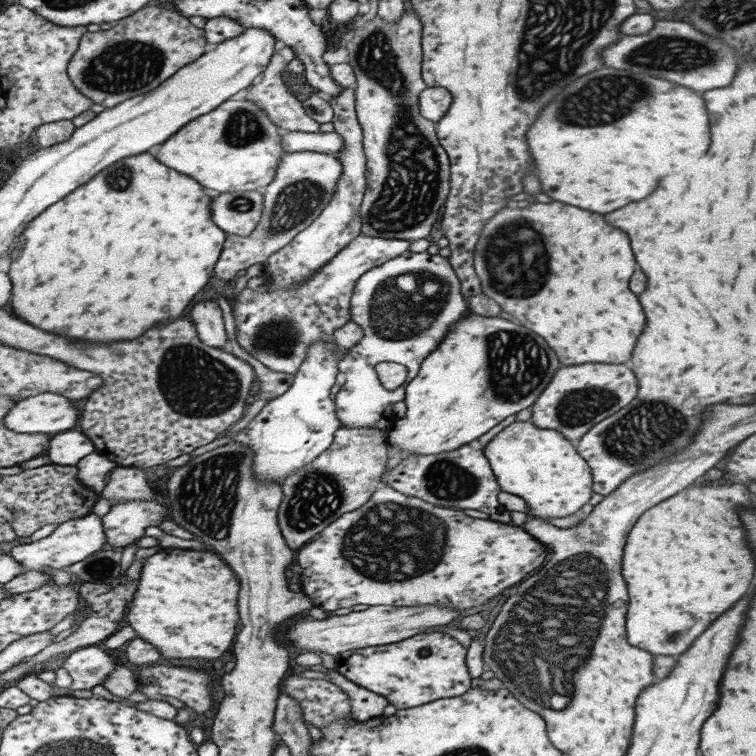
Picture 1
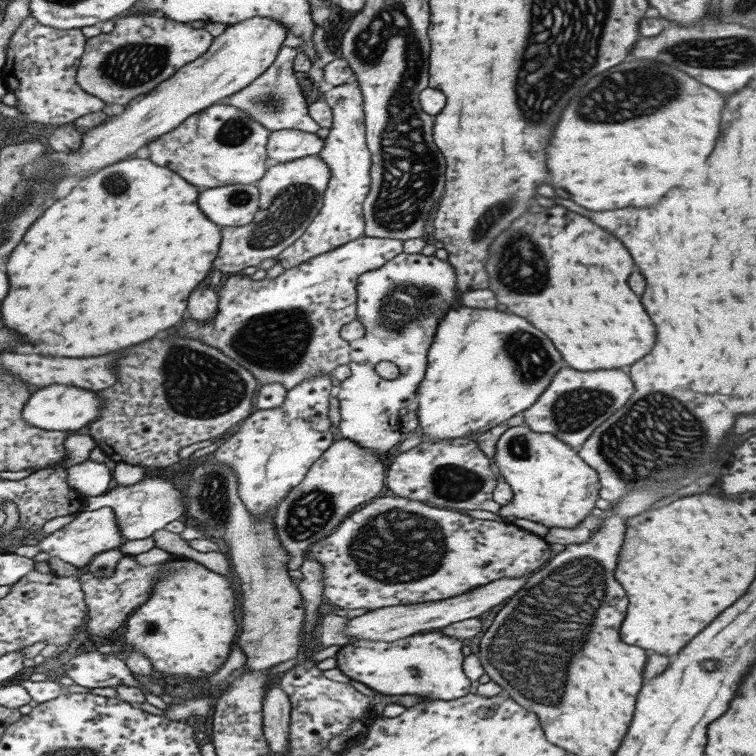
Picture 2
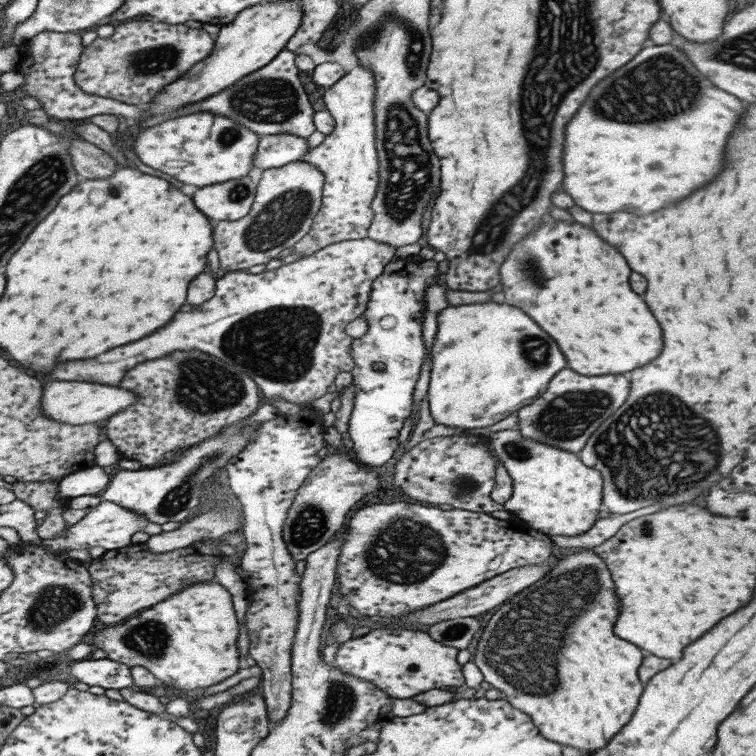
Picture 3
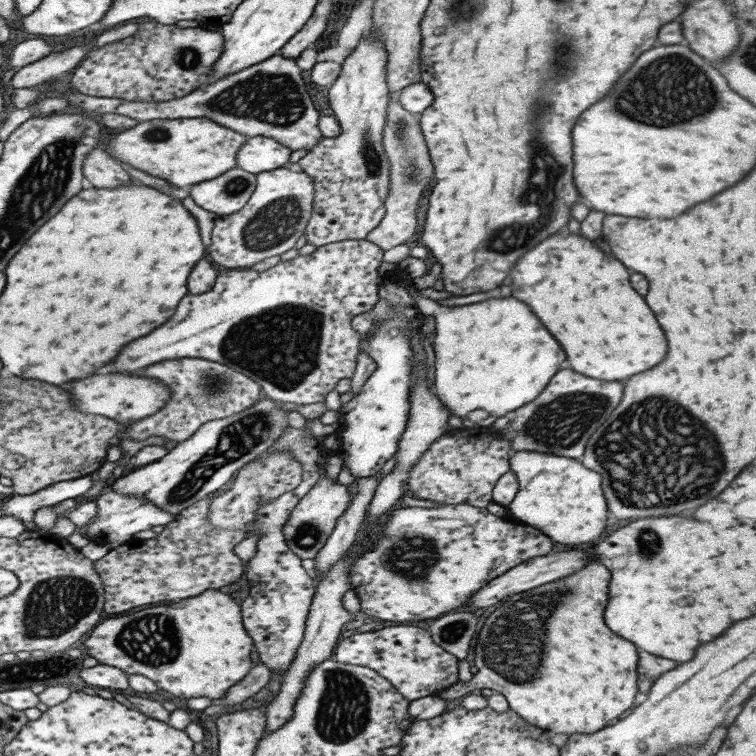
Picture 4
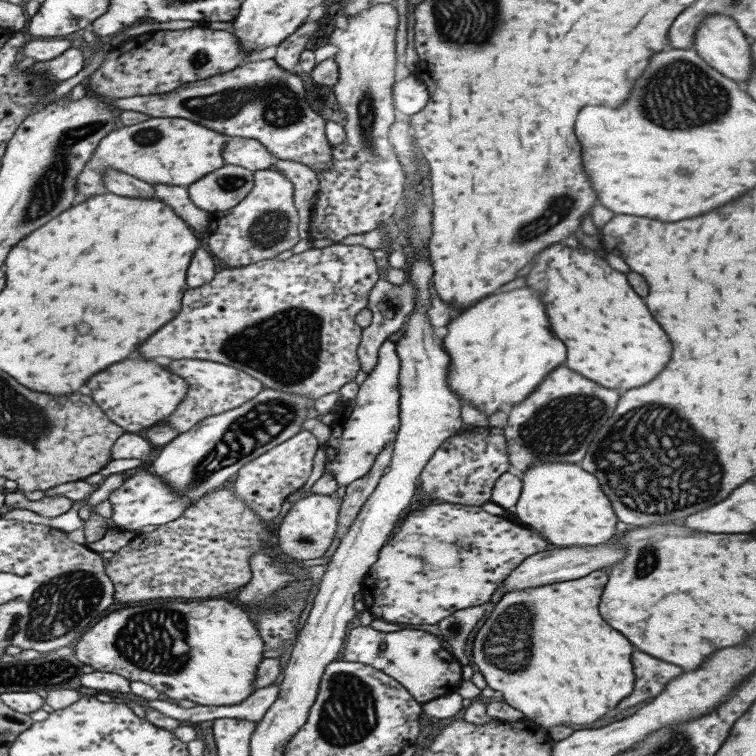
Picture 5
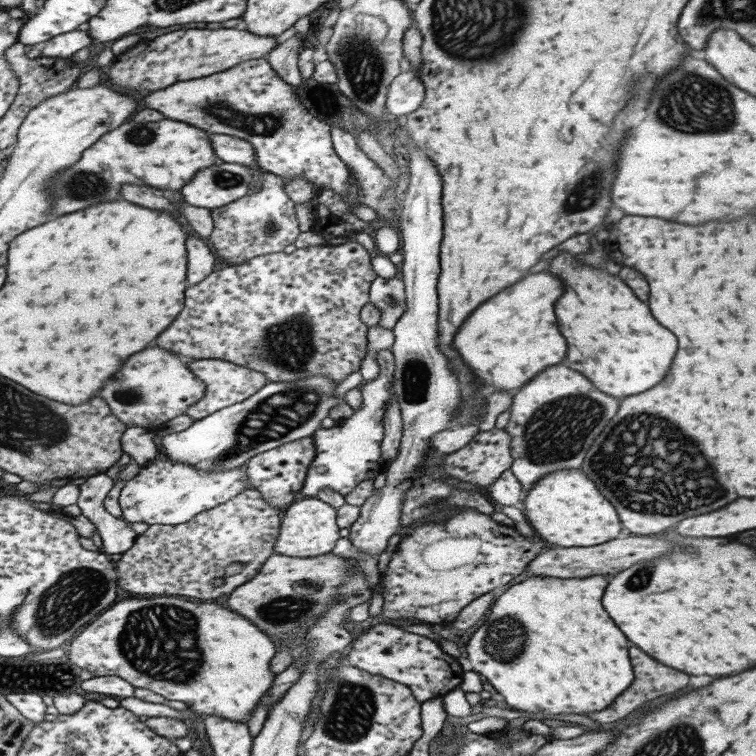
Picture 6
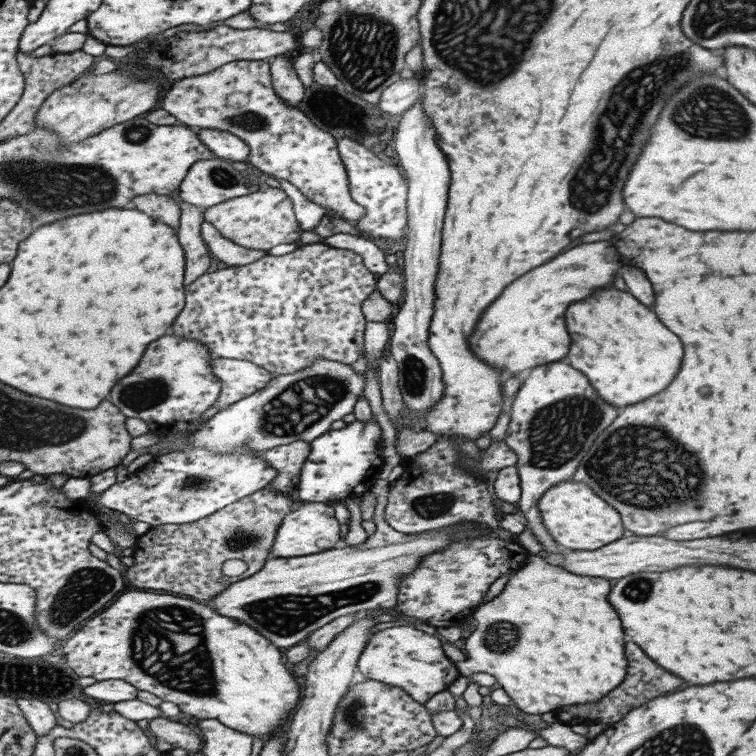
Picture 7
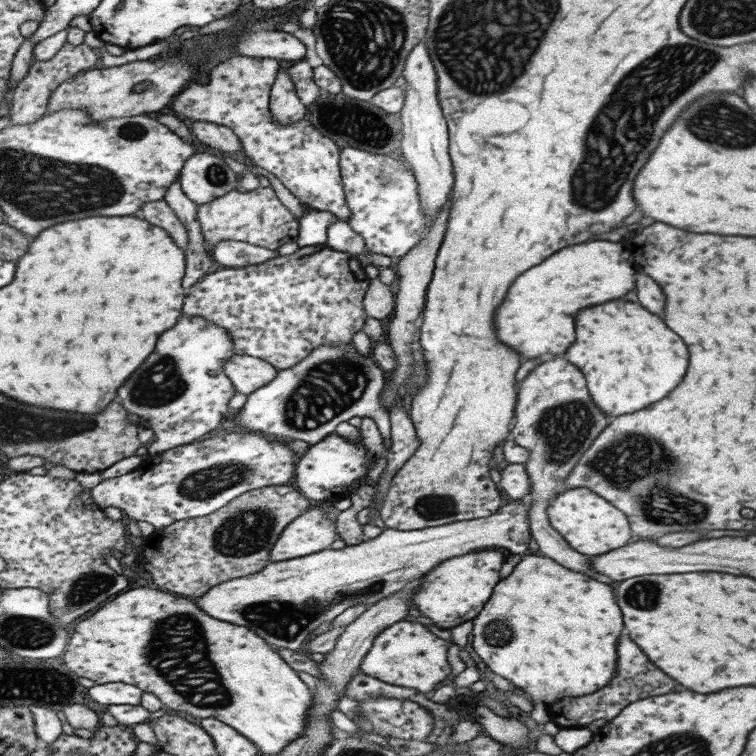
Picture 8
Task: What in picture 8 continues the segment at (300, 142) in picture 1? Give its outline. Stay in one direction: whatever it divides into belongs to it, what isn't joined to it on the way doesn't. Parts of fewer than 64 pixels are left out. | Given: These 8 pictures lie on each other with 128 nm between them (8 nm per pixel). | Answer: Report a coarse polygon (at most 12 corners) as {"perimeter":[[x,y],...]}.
{"perimeter":[[192,121],[200,143],[226,155],[243,152],[242,143],[225,126]]}

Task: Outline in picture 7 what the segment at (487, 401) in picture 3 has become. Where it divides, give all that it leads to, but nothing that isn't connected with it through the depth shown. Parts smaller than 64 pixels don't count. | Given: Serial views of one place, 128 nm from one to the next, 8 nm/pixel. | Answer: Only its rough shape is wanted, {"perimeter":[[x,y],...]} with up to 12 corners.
{"perimeter":[[582,243],[488,306],[470,349],[513,376],[564,358],[566,308],[610,288],[620,254]]}

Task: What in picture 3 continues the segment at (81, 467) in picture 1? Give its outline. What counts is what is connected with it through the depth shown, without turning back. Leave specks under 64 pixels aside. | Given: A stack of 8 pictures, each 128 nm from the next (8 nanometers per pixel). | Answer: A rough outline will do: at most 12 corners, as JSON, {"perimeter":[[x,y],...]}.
{"perimeter":[[99,464],[58,483],[58,498],[100,494],[108,475]]}

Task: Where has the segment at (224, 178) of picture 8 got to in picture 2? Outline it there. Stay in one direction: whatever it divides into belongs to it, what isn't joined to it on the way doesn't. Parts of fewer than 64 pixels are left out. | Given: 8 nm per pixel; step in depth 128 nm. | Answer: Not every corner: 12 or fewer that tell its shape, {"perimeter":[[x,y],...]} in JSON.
{"perimeter":[[255,183],[200,192],[200,210],[220,227],[248,225]]}

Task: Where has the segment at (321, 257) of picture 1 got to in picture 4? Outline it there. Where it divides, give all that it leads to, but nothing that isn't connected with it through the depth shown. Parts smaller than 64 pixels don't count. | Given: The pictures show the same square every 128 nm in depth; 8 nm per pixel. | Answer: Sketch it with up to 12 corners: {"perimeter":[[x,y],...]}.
{"perimeter":[[368,30],[328,100],[341,126],[298,160],[316,248],[363,240],[391,164],[388,51]]}

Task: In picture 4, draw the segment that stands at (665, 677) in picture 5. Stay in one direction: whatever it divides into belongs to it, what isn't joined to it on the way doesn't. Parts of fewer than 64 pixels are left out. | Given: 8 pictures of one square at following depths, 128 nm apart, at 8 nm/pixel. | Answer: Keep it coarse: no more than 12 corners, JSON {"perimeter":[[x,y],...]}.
{"perimeter":[[640,652],[638,696],[644,702],[656,678],[674,670],[677,662]]}

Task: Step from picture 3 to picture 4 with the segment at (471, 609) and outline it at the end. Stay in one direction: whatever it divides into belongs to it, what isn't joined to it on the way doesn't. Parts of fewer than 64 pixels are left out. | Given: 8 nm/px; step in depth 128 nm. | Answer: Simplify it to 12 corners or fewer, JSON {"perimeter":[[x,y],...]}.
{"perimeter":[[584,549],[550,552],[484,586],[472,608],[488,606],[580,572]]}

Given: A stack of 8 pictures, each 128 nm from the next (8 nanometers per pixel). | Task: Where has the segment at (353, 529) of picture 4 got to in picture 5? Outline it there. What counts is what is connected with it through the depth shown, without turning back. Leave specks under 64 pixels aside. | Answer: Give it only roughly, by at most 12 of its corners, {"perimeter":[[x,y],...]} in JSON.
{"perimeter":[[394,441],[374,461],[369,473],[346,486],[338,522],[352,525],[390,464]]}

